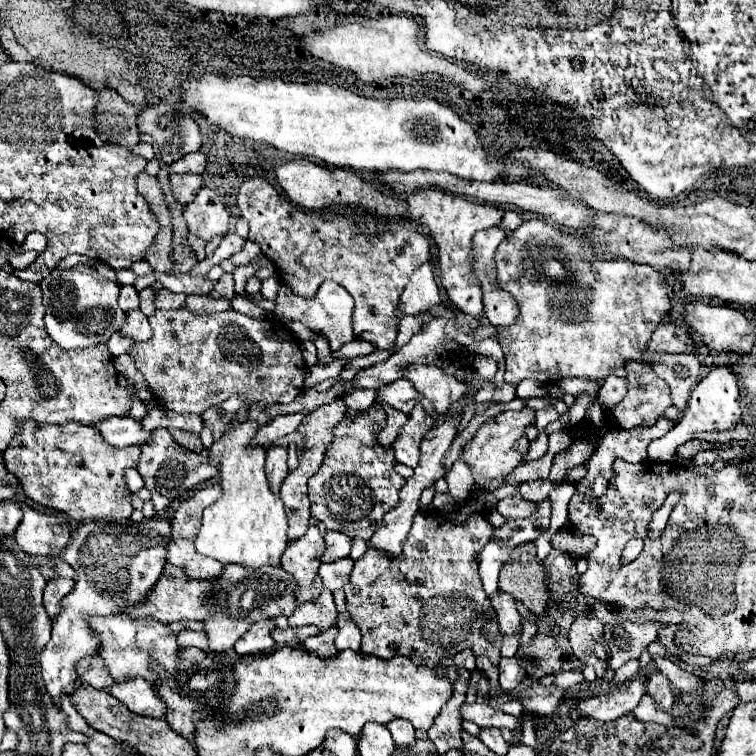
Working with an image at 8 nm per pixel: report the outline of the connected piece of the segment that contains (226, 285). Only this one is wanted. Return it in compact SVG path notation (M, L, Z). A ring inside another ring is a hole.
M224 272L222 278L214 284L214 290L210 292L212 296L228 296L234 298L234 278L230 272Z

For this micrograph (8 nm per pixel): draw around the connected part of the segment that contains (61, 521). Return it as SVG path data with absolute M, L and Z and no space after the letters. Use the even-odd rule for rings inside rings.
M22 504L24 518L14 540L32 556L60 556L70 540L70 524L64 514L44 514Z

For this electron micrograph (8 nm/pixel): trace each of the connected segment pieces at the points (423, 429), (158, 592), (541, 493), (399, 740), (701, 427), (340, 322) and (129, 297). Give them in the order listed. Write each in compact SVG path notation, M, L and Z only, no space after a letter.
M418 404L408 414L408 422L400 430L400 438L392 444L392 448L396 452L396 460L414 468L420 462L418 460L420 458L420 442L432 430L432 426L434 426L434 420Z
M166 564L160 580L156 582L156 586L152 588L152 592L148 594L148 600L142 608L128 608L128 614L136 616L136 618L144 618L144 616L154 616L160 622L182 622L182 620L194 620L194 622L206 622L212 618L212 614L206 610L204 604L204 596L208 596L212 592L212 588L216 586L218 578L212 580L190 580L186 578L186 574L172 566Z
M534 480L534 482L524 482L524 484L520 484L520 492L518 492L518 496L522 496L522 498L528 498L528 500L532 500L532 502L542 502L542 500L548 500L548 496L550 496L550 492L552 490L556 490L558 486L562 486L562 484L566 484L568 480L562 480L562 482L552 482L552 480Z
M396 718L388 724L388 730L396 742L396 746L414 746L416 744L416 736L414 736L414 728L408 720L402 720L402 718Z
M714 368L706 378L698 382L694 392L690 394L688 408L682 416L682 420L661 438L652 440L648 446L648 458L654 462L670 462L674 458L674 452L680 444L688 442L696 432L710 432L710 430L732 430L740 422L740 394L736 376L732 376L730 368Z
M324 282L320 288L318 288L318 294L312 298L312 300L304 300L296 294L292 294L288 288L280 288L278 292L278 298L276 298L276 310L274 314L282 316L282 318L294 318L294 320L300 320L304 326L308 326L310 330L322 330L326 336L328 336L328 342L330 342L330 350L336 352L340 350L346 342L352 342L356 336L352 332L352 310L354 310L354 300L352 296L340 288L336 282Z
M122 286L118 304L120 304L120 308L122 308L124 312L136 310L136 308L138 308L138 292L136 292L136 288L134 288L134 286Z

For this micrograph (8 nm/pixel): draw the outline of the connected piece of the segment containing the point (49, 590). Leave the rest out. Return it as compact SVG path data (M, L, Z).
M58 578L58 580L52 580L46 584L46 590L44 590L44 608L48 612L50 618L56 616L58 608L60 608L60 600L64 596L68 596L74 588L74 580L72 578Z

